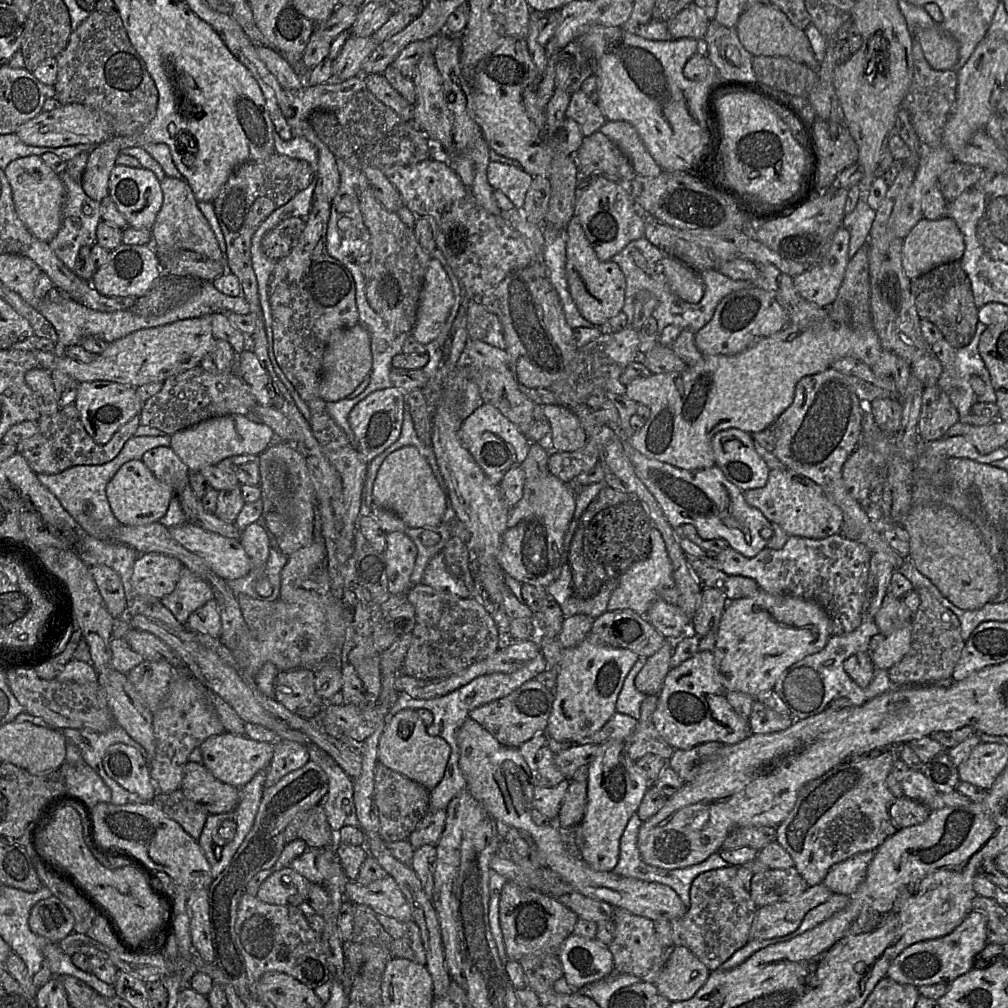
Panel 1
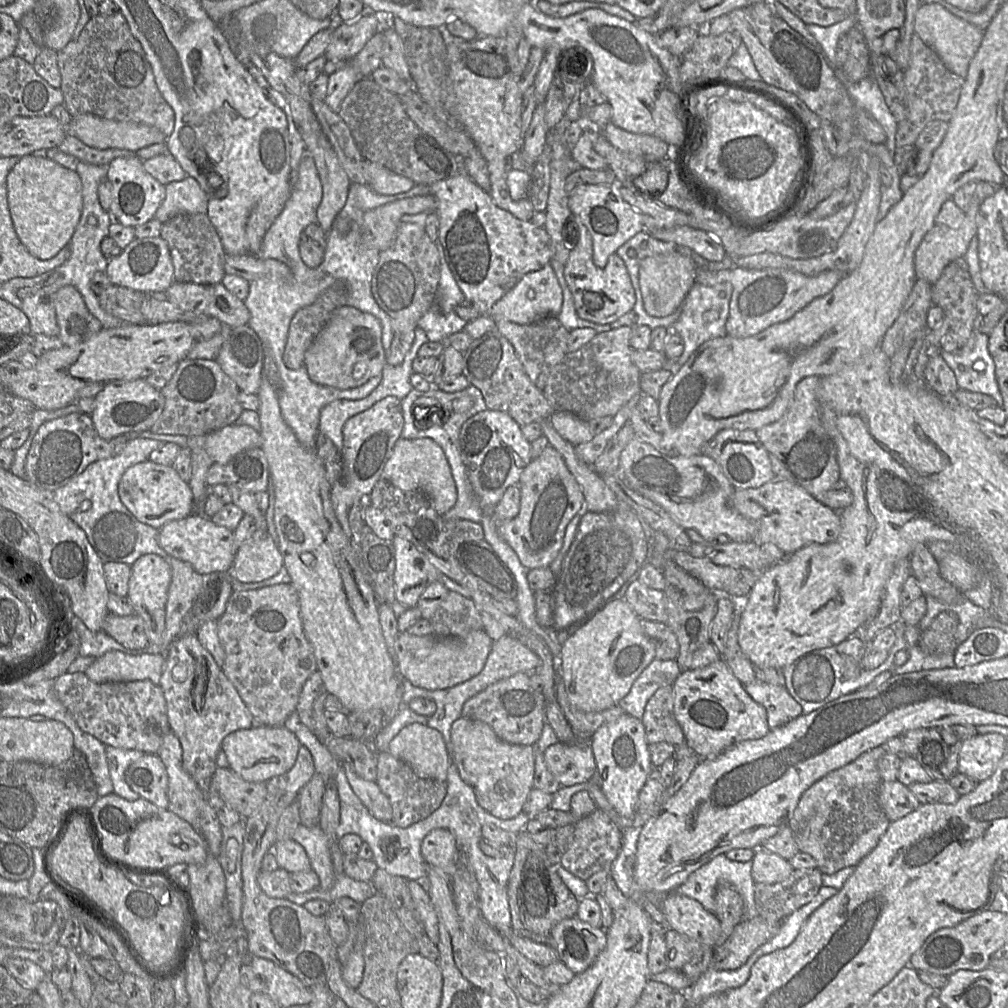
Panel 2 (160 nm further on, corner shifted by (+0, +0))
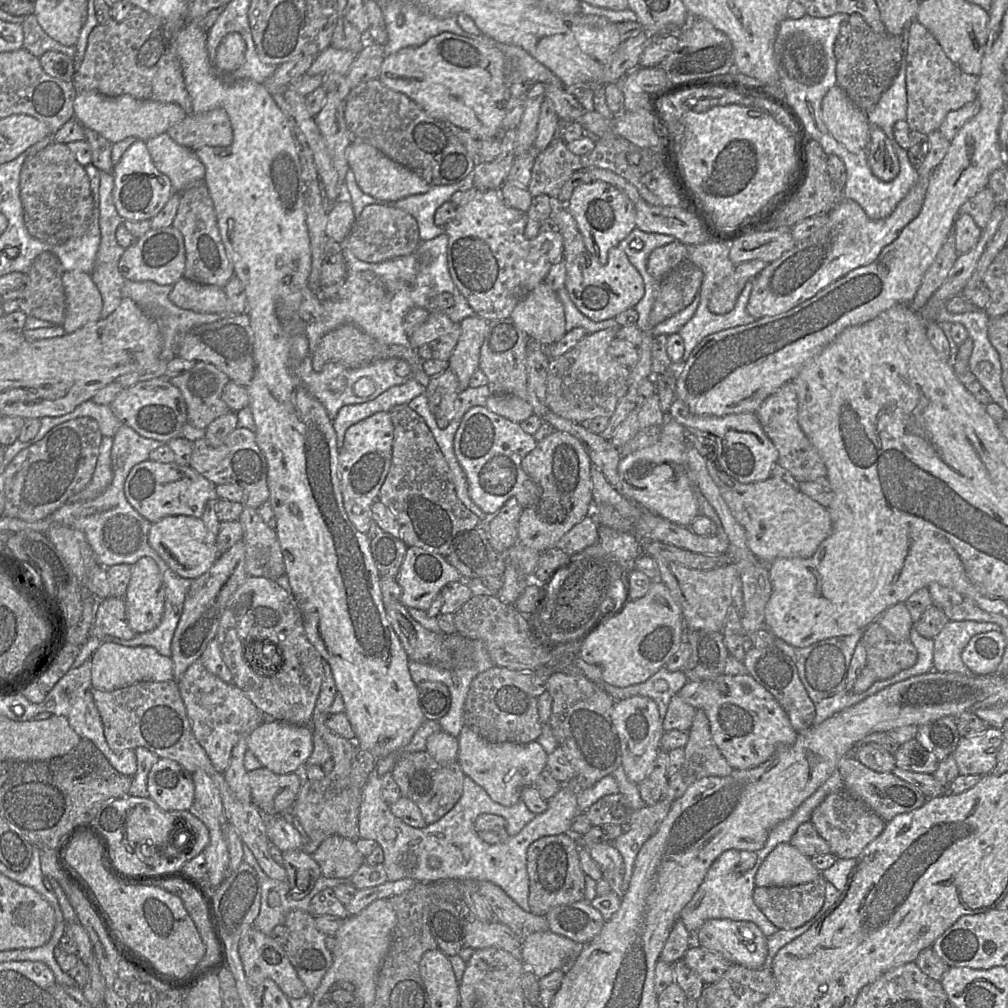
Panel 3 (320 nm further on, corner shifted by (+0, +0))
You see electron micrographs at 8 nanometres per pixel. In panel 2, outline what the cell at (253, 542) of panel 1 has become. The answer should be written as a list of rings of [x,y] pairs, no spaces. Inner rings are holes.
[[[257,529],[237,549],[231,576],[242,583],[261,582],[277,575],[283,566],[283,556],[268,531]]]

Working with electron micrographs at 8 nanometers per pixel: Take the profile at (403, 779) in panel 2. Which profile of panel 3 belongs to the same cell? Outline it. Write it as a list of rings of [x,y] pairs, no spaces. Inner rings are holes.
[[[425,751],[402,755],[396,761],[391,774],[400,788],[402,797],[410,799],[419,807],[428,825],[439,820],[453,808],[462,794],[465,777],[457,760],[440,765]]]

